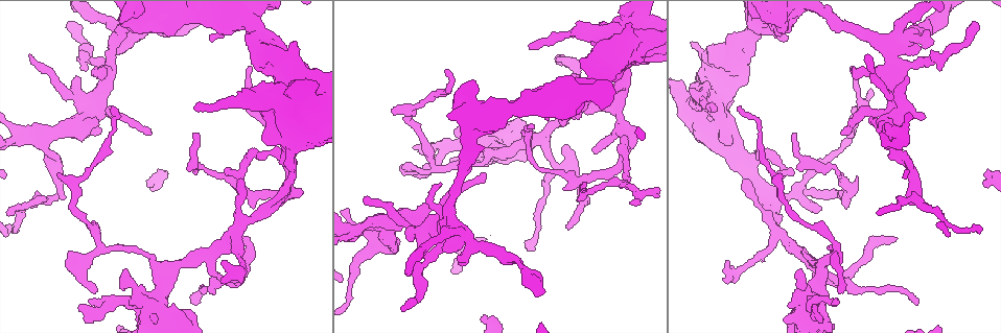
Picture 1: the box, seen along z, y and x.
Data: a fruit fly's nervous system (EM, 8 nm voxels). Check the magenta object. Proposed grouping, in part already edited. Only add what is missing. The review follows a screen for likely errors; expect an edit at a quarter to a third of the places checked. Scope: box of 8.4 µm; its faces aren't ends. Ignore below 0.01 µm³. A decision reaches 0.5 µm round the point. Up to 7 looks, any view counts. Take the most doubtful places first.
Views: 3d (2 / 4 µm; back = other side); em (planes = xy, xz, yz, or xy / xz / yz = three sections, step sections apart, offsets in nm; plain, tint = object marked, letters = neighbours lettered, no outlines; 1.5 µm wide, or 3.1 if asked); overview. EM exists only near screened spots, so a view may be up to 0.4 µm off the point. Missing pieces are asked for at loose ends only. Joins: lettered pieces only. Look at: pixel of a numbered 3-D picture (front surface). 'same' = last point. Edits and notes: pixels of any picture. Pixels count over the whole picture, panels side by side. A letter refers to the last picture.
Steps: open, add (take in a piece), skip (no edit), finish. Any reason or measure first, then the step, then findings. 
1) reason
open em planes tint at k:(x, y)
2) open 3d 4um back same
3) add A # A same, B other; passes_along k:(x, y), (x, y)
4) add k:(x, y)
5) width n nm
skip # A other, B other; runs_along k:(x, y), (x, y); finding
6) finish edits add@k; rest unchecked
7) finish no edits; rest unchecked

branch stops here
open em planes plain at 1:(67, 29)

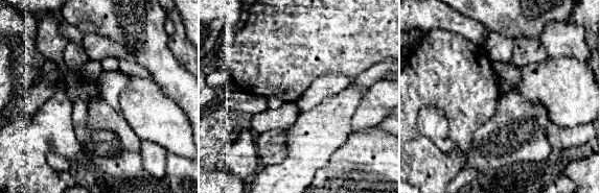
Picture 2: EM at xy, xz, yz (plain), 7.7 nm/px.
what lies round it
open em planes letters same

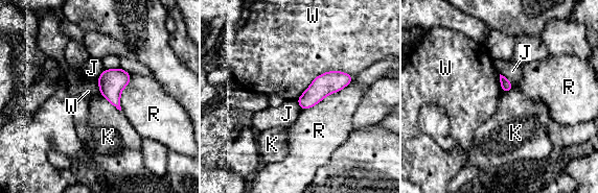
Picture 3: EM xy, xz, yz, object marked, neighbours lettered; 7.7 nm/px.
skip # J other, K other, R other, W other; border 3:(352, 76), (321, 73), (296, 99); no lettered piece goes on from it

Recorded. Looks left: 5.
tapers out
open 3d 4um at 1:(867, 54)

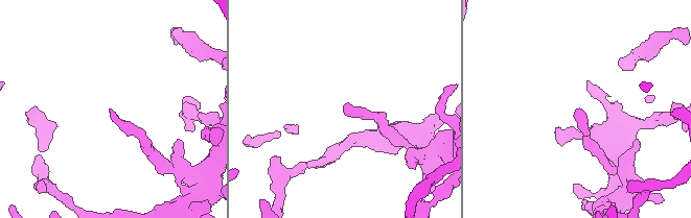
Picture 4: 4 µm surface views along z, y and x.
now the EM
open em 3.1um planes tint at 4:(579, 111)

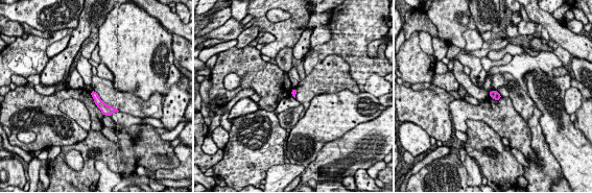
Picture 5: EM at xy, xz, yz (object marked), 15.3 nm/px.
open em 3.1um planes letters same

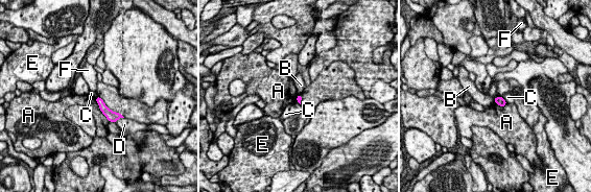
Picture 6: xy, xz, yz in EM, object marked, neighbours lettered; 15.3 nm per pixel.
skip # A other, B other, C other, D other, E other, F other; border 6:(95, 98), (99, 110), (109, 121); no lettered piece goes on from it

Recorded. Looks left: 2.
finish no edits; rest unchecked

